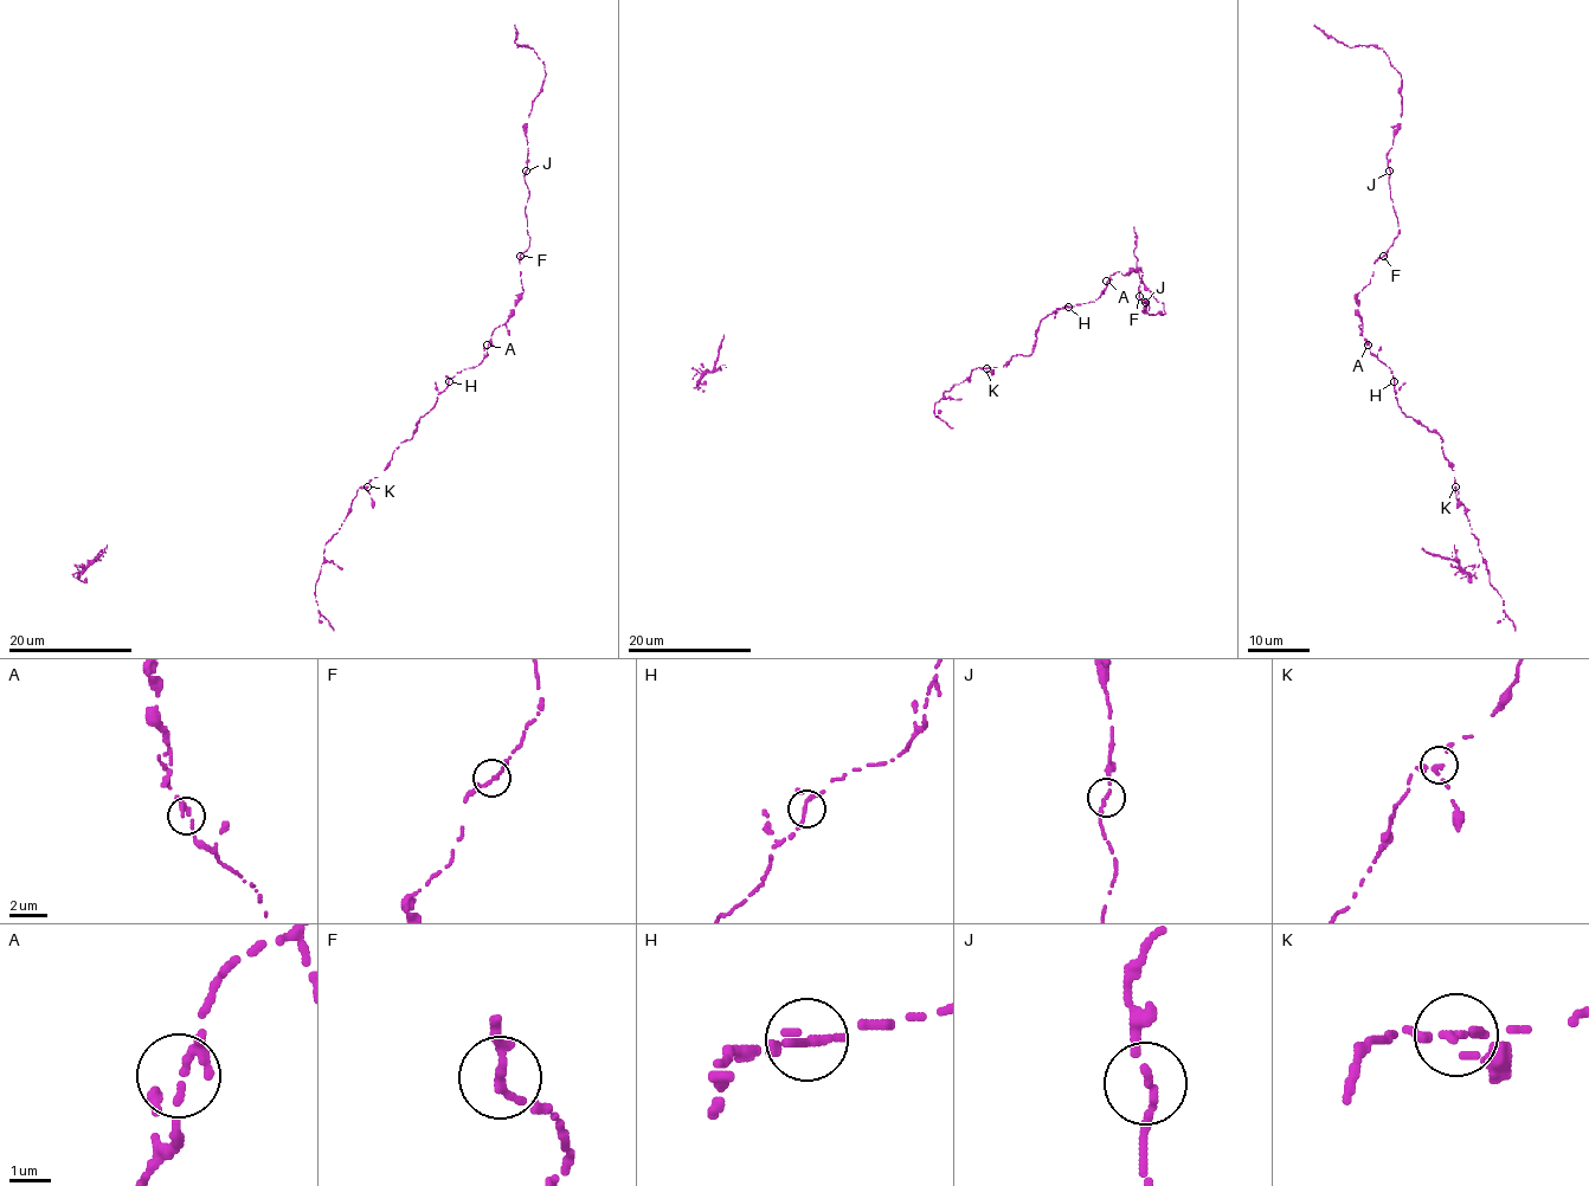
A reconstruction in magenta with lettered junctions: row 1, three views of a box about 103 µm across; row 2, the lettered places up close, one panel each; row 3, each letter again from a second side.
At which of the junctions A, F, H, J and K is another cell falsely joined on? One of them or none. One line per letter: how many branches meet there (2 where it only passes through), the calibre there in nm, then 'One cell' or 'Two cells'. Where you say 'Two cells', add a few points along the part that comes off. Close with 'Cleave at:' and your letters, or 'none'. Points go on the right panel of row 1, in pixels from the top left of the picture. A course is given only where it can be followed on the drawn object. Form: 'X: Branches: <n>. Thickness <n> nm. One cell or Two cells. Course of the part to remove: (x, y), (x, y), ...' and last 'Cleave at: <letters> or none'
A: Branches: 2. Thickness 180 nm. One cell
F: Branches: 2. Thickness 170 nm. One cell
H: Branches: 3. Thickness 150 nm. One cell
J: Branches: 2. Thickness 170 nm. One cell
K: Branches: 3. Thickness 140 nm. One cell
Cleave at: none

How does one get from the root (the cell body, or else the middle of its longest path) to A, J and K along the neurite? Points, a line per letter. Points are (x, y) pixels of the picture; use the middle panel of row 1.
A: (1057, 308), (1094, 302), (1106, 287), (1106, 281)
J: (1057, 308), (1094, 302), (1111, 275), (1139, 270), (1142, 272), (1139, 297), (1149, 302), (1146, 311), (1145, 302)
K: (1057, 308), (1040, 322), (1034, 348), (1028, 356), (1016, 354), (1003, 367), (986, 368)

